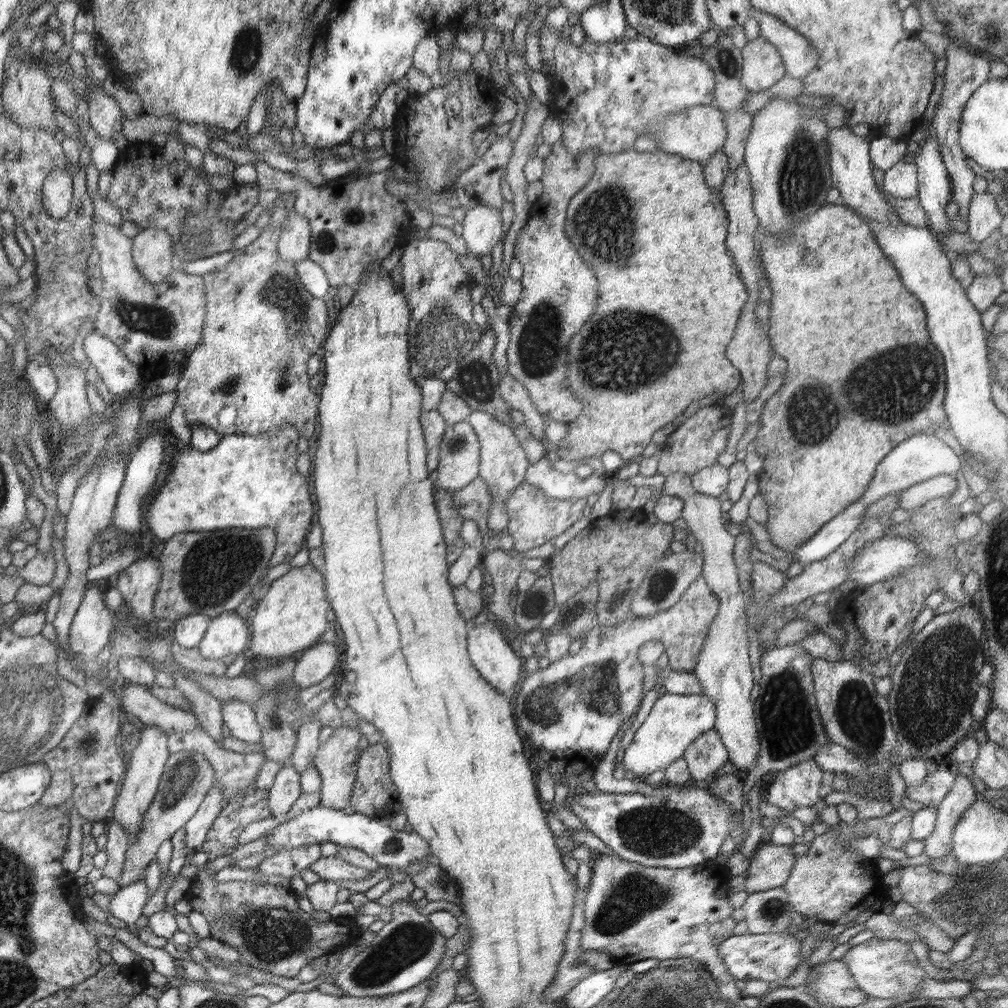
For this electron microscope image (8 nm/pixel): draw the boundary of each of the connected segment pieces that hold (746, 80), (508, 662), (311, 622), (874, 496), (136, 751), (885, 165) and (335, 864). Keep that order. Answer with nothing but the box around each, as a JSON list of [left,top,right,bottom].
[[741,35,787,92],[468,621,522,698],[250,562,331,658],[860,433,961,508],[109,725,170,840],[869,135,906,172],[309,856,374,881]]

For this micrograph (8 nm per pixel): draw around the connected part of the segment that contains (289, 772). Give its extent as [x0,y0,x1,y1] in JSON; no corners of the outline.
[268,764,302,818]

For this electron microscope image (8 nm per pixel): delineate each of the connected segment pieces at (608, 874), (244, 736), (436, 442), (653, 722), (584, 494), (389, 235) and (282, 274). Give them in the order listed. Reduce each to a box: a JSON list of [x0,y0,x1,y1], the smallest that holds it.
[[580,853,741,1006],[221,699,261,743],[420,410,447,471],[620,688,716,777],[524,456,608,500],[250,157,411,291],[174,202,328,439]]

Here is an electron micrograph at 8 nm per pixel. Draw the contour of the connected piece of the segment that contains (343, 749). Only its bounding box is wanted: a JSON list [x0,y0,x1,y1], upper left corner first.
[314,725,362,814]

